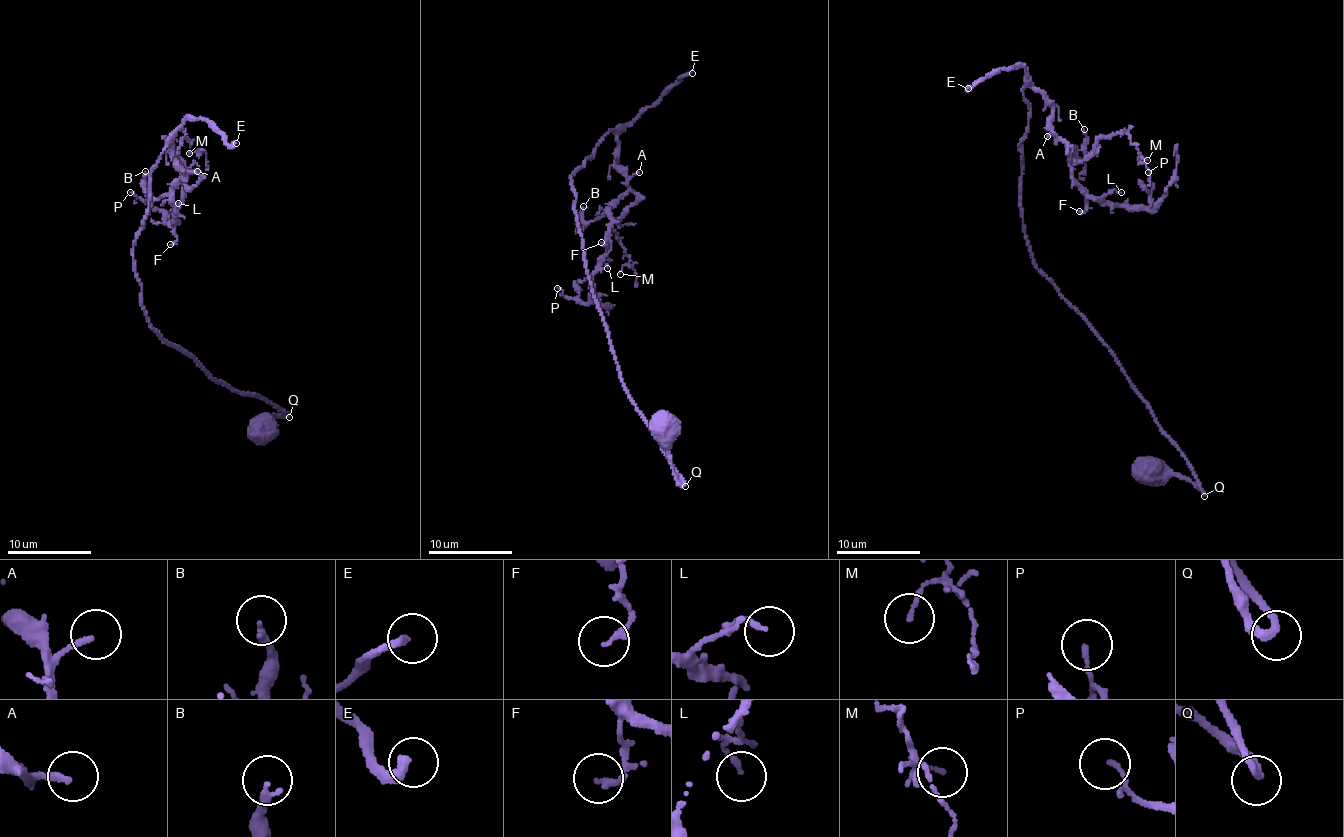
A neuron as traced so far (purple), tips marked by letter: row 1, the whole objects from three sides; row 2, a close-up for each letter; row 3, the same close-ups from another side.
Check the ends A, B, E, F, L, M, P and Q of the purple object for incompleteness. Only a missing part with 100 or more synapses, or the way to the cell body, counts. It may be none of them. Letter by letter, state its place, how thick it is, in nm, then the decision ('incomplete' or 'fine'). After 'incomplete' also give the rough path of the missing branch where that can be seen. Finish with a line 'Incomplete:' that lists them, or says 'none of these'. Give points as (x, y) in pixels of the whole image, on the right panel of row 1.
A: at (1047, 136); 170 nm thick; fine
B: at (1084, 129); 220 nm thick; fine
E: at (968, 88); 260 nm thick; incomplete; missing branch runs (968, 88), (980, 222), (1005, 249), (1011, 303), (1024, 276), (1023, 292), (995, 311), (941, 276), (933, 327)
F: at (1079, 211); 160 nm thick; fine
L: at (1121, 192); 120 nm thick; fine
M: at (1147, 160); 100 nm thick; fine
P: at (1148, 172); 120 nm thick; fine
Q: at (1204, 496); 220 nm thick; fine
Incomplete: E

